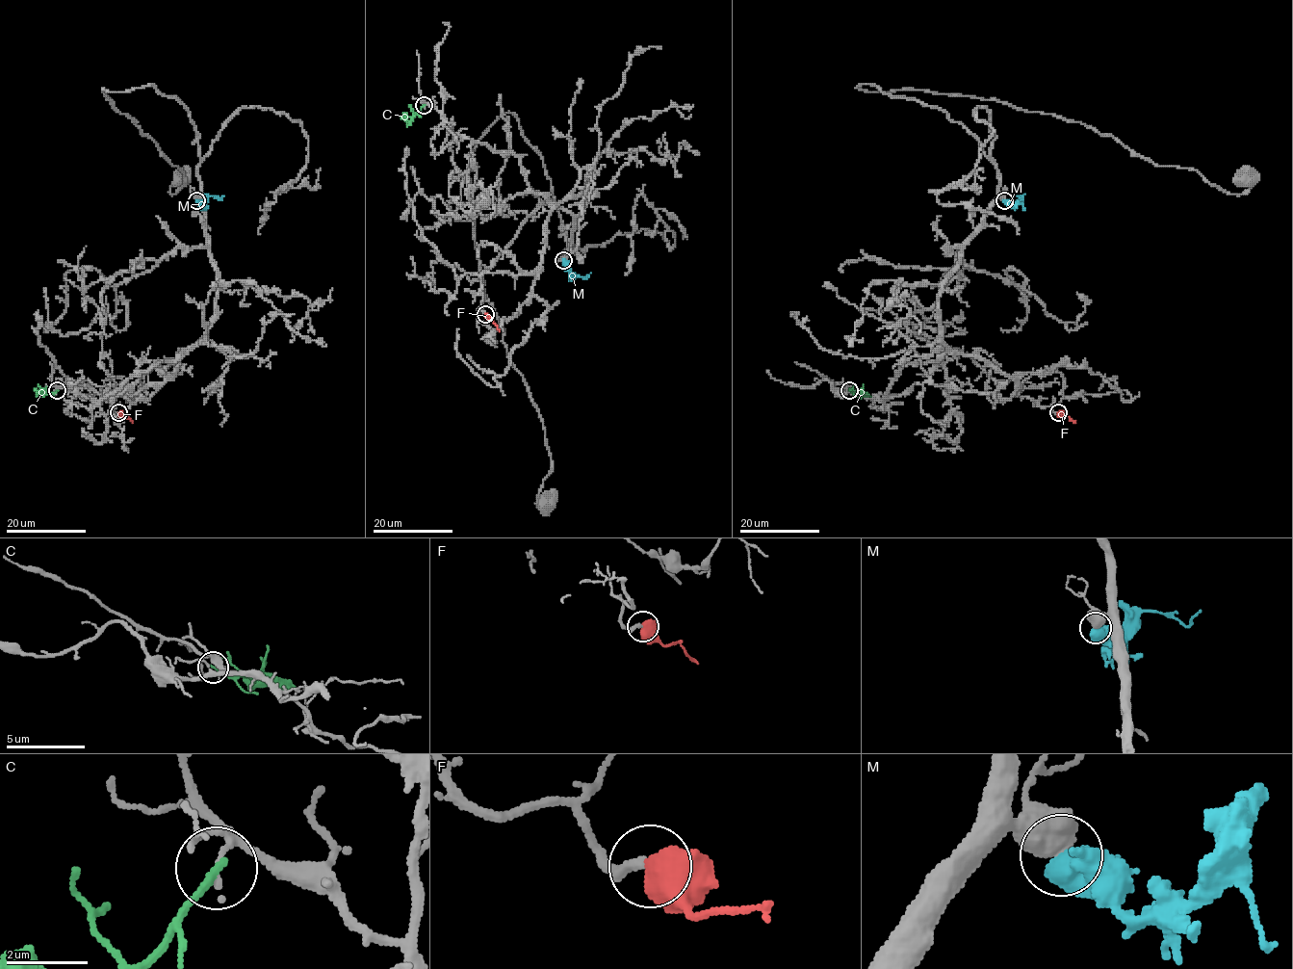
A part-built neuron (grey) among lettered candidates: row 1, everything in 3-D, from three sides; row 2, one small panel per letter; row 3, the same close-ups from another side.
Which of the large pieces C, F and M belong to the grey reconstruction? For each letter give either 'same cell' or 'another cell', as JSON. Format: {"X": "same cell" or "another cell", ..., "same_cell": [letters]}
{"C": "another cell", "F": "same cell", "M": "another cell", "same_cell": ["F"]}

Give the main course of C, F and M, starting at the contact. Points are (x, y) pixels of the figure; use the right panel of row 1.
C: (849, 391), (865, 394), (863, 384)
F: (1057, 412), (1074, 422)
M: (1004, 200), (1015, 205), (1021, 196), (1021, 199), (1017, 196)

